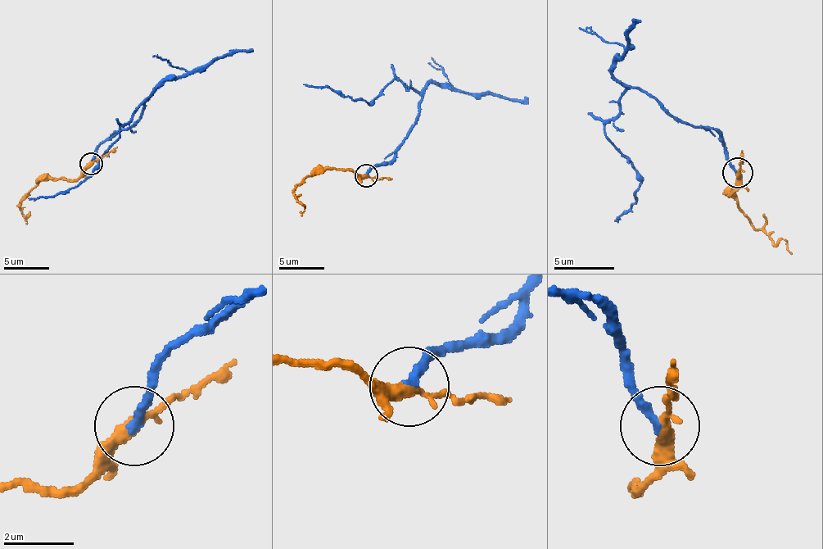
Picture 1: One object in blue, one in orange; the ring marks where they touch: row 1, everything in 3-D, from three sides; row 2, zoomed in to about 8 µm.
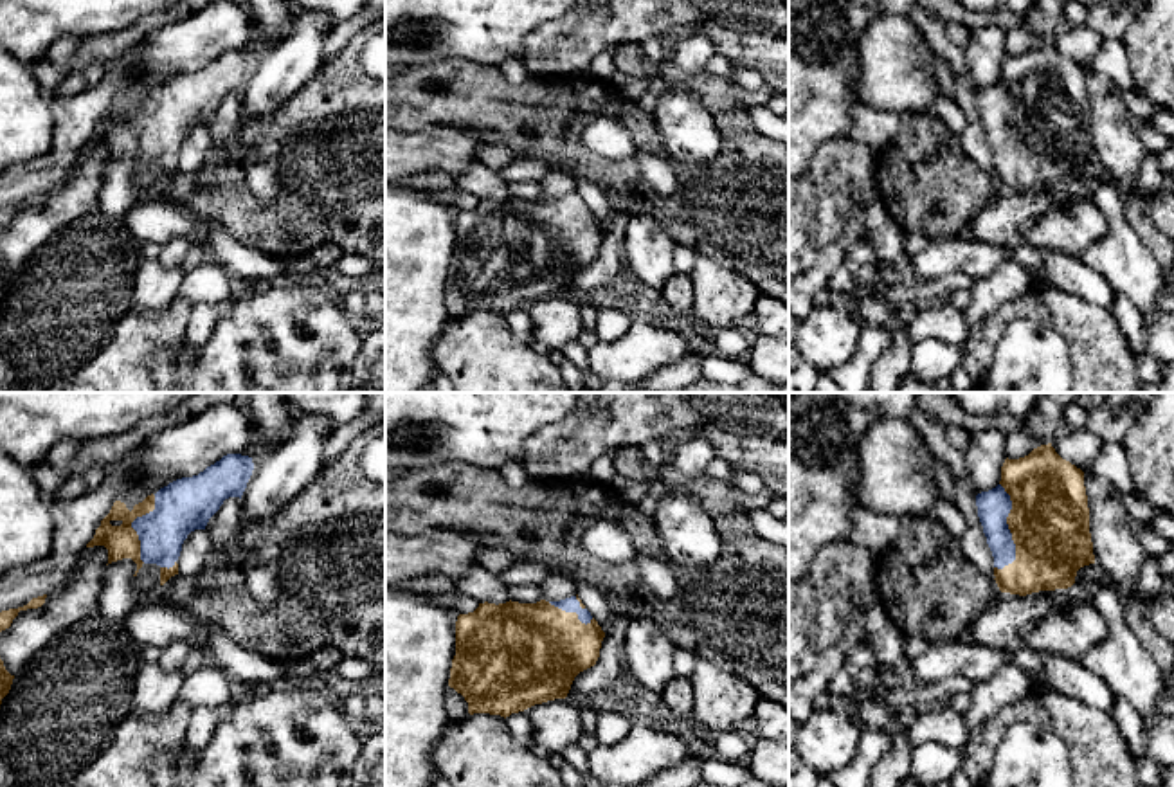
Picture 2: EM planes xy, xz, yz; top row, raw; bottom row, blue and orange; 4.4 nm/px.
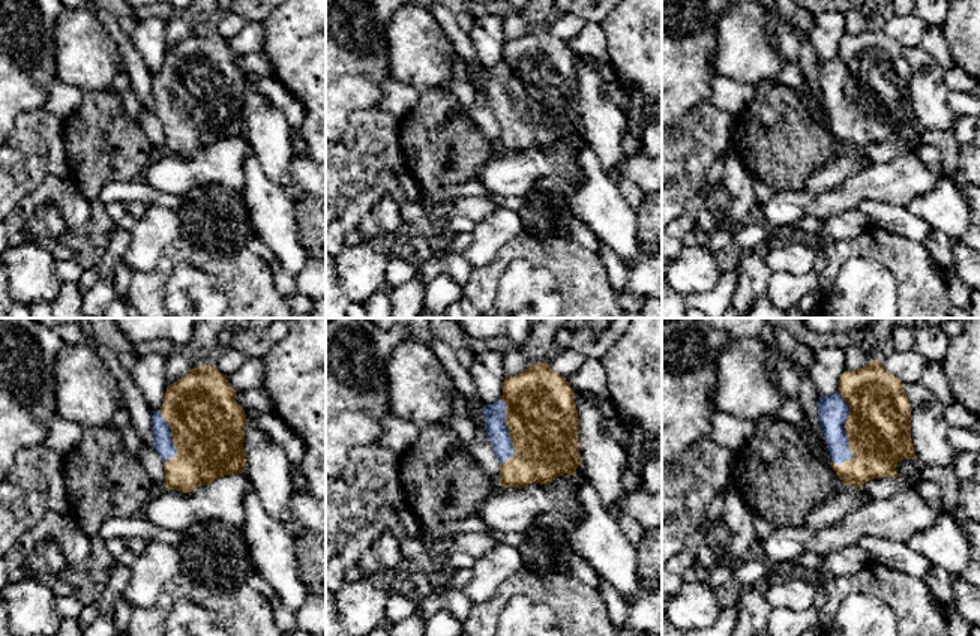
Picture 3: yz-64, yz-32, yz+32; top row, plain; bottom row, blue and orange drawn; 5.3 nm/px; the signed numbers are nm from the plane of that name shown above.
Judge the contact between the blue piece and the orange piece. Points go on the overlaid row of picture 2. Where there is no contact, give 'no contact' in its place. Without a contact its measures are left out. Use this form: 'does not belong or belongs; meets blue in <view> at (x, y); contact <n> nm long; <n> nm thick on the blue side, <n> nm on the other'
belongs; meets blue in yz at (1009, 530); contact 400 nm long; 140 nm thick on the blue side, 360 nm on the other

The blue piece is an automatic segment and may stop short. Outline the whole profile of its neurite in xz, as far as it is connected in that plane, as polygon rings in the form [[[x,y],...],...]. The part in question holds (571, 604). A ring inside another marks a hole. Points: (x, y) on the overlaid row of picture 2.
[[[576,596],[537,603],[479,603],[456,621],[456,656],[448,686],[465,697],[468,713],[510,717],[535,704],[565,699],[574,677],[594,666],[605,632]]]

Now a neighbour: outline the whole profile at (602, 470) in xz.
[[[610,448],[605,452],[591,468],[589,479],[598,481],[601,484],[609,484],[610,479],[616,475],[614,457],[618,448]]]

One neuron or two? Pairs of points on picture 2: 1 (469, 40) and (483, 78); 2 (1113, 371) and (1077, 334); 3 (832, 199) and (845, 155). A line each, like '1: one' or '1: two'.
1: two
2: one
3: one

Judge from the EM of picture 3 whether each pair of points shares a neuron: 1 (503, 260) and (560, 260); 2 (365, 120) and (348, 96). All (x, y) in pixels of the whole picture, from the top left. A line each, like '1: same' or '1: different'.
1: same
2: different

